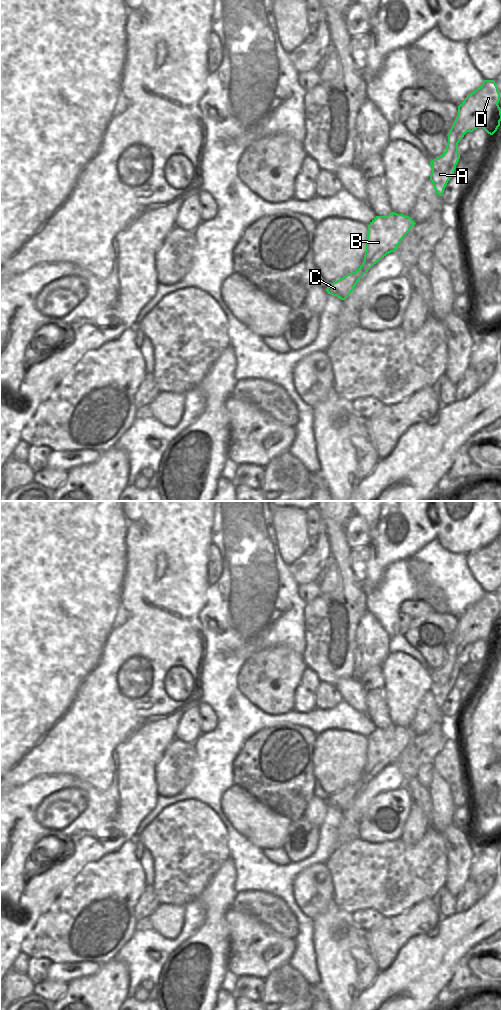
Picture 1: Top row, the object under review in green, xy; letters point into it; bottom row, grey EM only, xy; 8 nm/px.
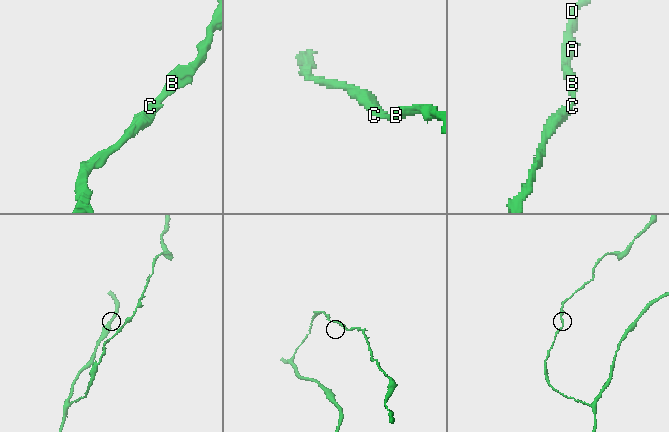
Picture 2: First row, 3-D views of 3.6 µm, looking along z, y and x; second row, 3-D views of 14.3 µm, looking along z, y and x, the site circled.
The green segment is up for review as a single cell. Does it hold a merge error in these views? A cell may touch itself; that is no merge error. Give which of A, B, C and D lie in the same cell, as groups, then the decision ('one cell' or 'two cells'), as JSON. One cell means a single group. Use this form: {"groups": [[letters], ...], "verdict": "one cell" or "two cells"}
{"groups": [["A", "B", "C", "D"]], "verdict": "one cell"}

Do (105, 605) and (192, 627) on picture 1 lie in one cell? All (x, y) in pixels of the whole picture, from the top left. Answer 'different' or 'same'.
same

